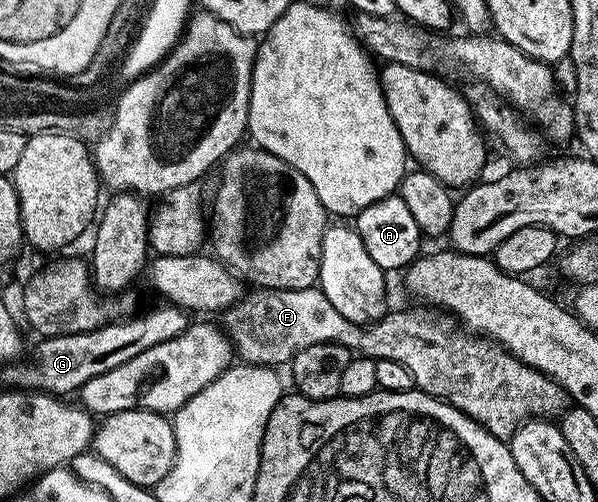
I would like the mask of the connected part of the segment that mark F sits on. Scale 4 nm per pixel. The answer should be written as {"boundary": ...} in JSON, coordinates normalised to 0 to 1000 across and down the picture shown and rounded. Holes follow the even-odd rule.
{"boundary":[[[525,570],[500,578],[433,574],[411,580],[401,602],[376,616],[366,645],[390,683],[391,703],[413,725],[482,727],[493,713],[493,705],[500,705],[500,697],[513,697],[513,689],[528,685],[570,685],[584,695],[585,703],[619,709],[622,717],[667,721],[667,729],[681,729],[692,767],[702,779],[761,809],[761,817],[781,825],[794,841],[801,841],[801,849],[808,849],[823,869],[841,878],[849,878],[851,871],[861,865],[866,849],[878,839],[893,833],[931,833],[946,813],[953,811],[955,793],[941,777],[940,765],[928,763],[918,747],[881,729],[823,675],[773,657],[771,673],[754,677],[754,665],[751,665],[751,681],[734,677],[734,681],[701,681],[697,685],[691,677],[694,665],[684,661],[684,641],[697,641],[697,661],[704,649],[711,653],[704,661],[714,661],[717,641],[711,637],[714,618],[709,612],[691,612],[697,614],[684,614],[677,622],[645,620],[642,633],[634,641],[609,647],[580,641],[580,633],[574,633],[574,625],[567,625],[567,618],[560,618],[560,610],[554,610],[554,602],[547,602],[535,572]],[[681,689],[691,701],[677,705]]]}

